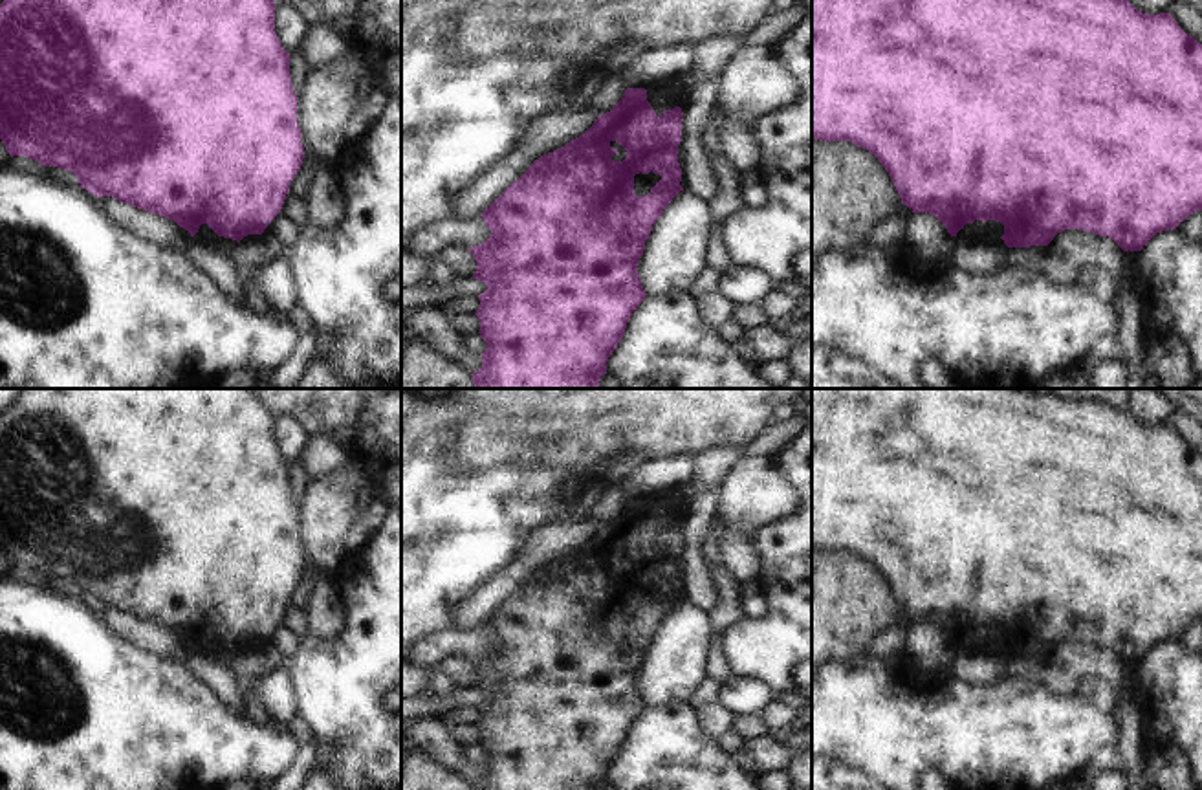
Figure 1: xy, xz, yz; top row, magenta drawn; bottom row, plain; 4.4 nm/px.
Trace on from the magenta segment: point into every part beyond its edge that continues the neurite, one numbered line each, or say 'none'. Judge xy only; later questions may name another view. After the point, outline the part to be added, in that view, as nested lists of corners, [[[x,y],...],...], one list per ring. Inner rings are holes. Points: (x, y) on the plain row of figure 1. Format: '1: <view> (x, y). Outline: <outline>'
1: xy (209, 662). Outline: [[[202,634],[198,643],[191,649],[187,665],[222,702],[233,702],[242,715],[247,715],[238,686],[240,680],[229,669],[229,662],[235,654],[236,651],[218,647],[207,634]]]

